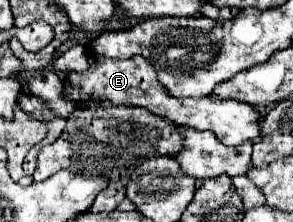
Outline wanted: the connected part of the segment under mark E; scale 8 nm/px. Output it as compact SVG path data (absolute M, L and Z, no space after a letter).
M90 55L88 63L90 63L88 71L70 73L66 77L64 93L70 101L98 99L98 101L108 101L114 105L142 107L176 125L184 125L196 131L212 131L226 145L240 145L244 141L256 143L260 139L260 127L258 127L260 113L254 111L252 105L236 101L236 99L216 99L216 97L178 99L178 97L172 97L168 89L158 81L152 65L140 55L124 59L124 61L108 59L102 55Z

